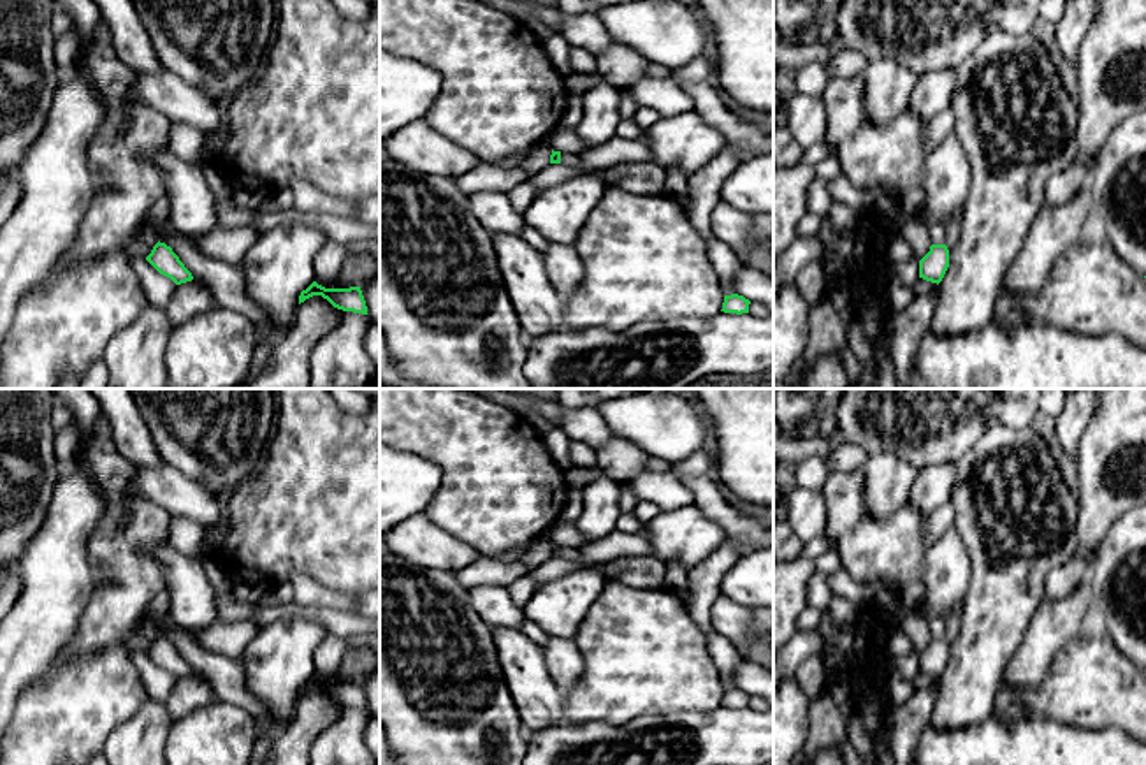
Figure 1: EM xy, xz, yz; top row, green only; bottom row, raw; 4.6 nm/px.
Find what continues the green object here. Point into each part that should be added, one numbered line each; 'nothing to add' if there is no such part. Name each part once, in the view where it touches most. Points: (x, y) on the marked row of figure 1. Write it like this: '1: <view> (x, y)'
nothing to add

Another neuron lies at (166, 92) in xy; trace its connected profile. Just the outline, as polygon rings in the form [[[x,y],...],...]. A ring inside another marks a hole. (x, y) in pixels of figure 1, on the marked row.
[[[165,69],[151,76],[134,74],[130,97],[135,102],[151,106],[170,121],[197,128],[202,137],[221,134],[216,100]]]

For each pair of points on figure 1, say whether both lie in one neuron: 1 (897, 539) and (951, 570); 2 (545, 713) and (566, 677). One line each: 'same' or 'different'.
1: different
2: different

